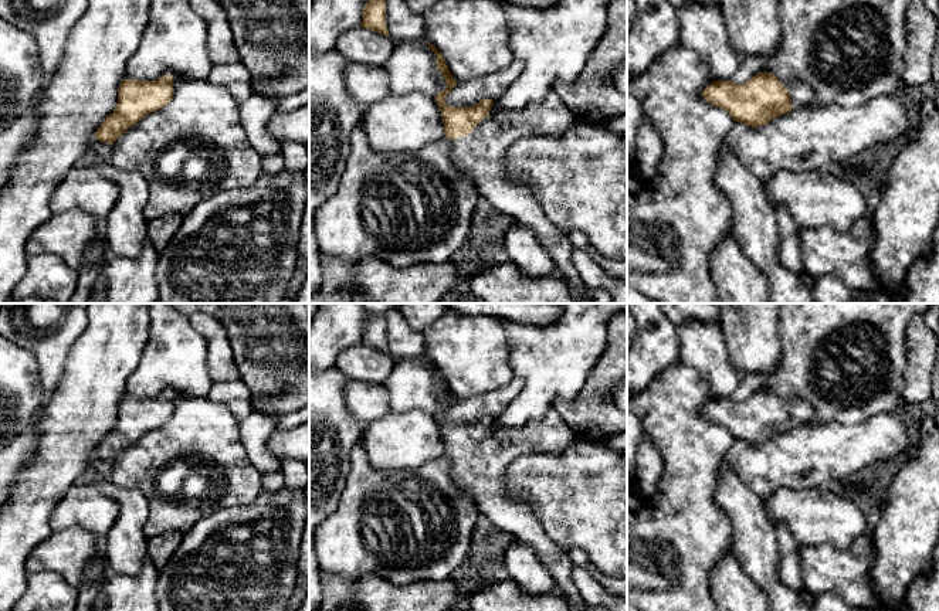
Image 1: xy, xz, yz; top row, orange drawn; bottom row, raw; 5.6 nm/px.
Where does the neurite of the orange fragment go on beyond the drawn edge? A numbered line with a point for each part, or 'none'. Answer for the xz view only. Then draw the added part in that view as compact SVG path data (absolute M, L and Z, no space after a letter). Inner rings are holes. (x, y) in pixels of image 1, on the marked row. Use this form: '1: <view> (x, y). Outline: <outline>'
1: xz (482, 150). Outline: M550 91L543 102L532 103L522 112L489 113L468 136L452 140L451 159L457 166L470 169L481 198L535 234L555 264L555 275L567 281L576 302L594 303L591 289L573 267L574 247L567 232L546 217L533 191L509 179L504 167L505 153L516 139L538 135L560 138L577 123L560 96Z

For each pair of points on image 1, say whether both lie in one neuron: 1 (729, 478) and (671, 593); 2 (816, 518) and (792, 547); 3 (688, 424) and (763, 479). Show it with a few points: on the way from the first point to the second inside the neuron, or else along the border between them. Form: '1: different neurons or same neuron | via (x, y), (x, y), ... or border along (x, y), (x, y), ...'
1: different neurons | border along (715, 471), (714, 502), (728, 518), (731, 535)
2: different neurons | border along (775, 525), (785, 523), (800, 546)
3: different neurons | border along (735, 440), (721, 460)

